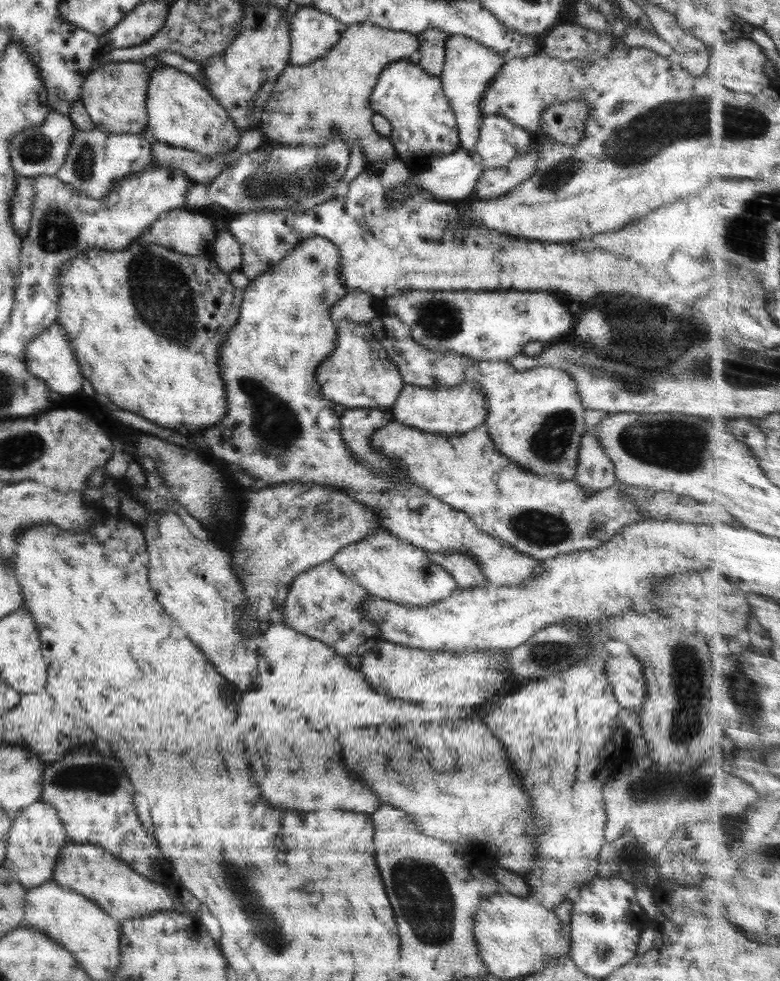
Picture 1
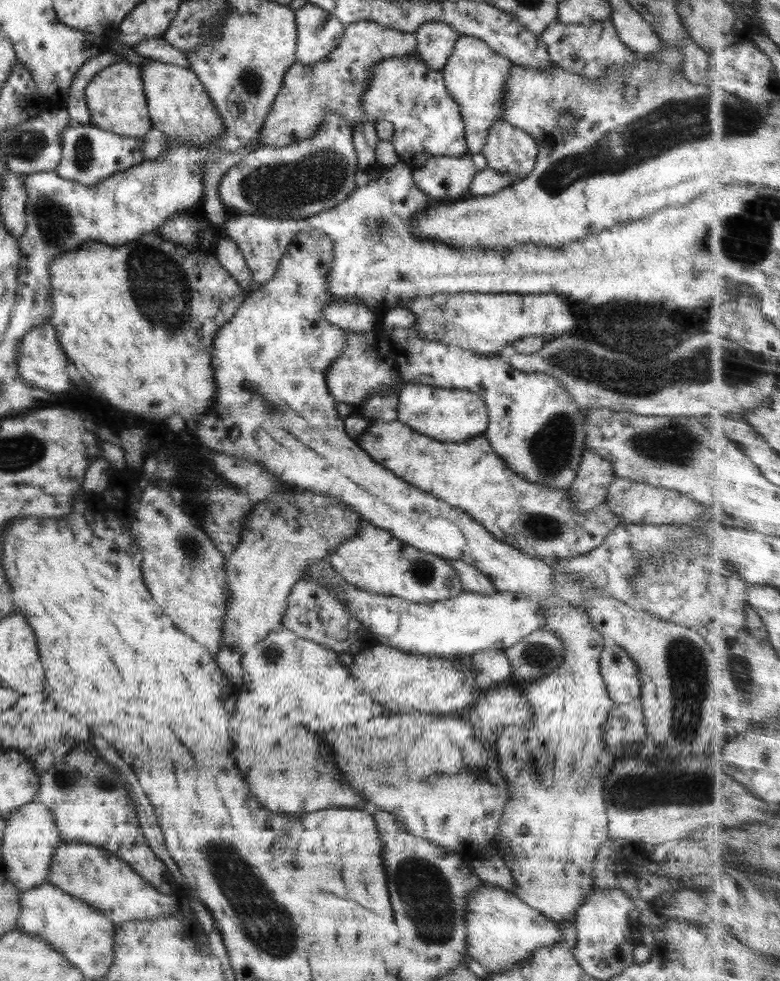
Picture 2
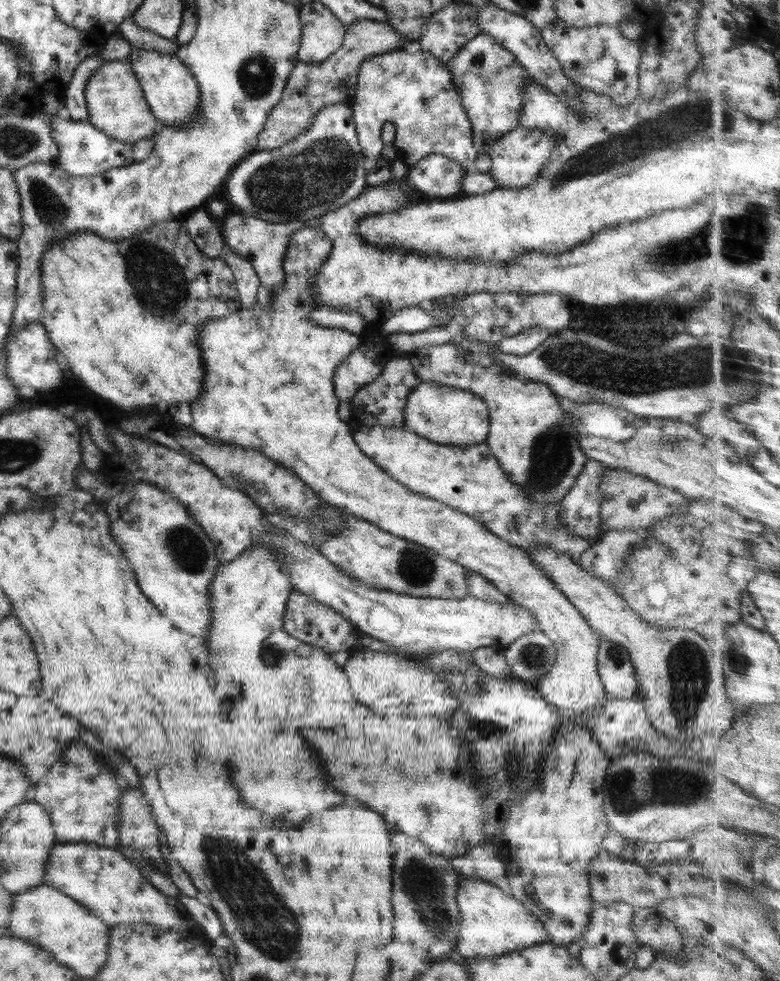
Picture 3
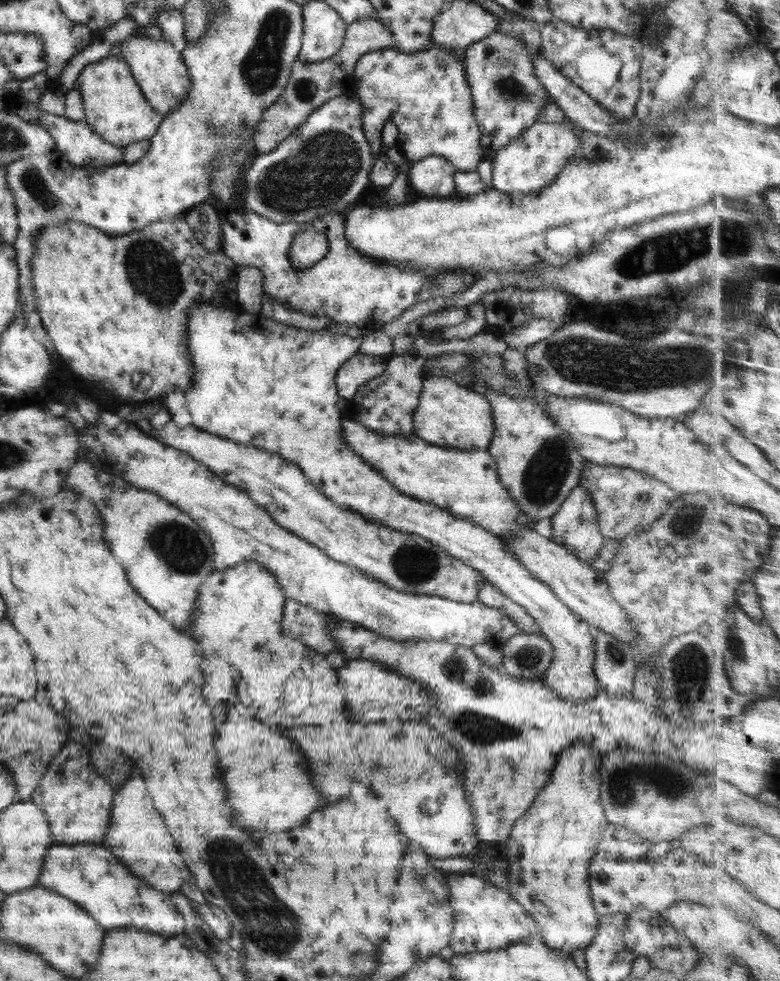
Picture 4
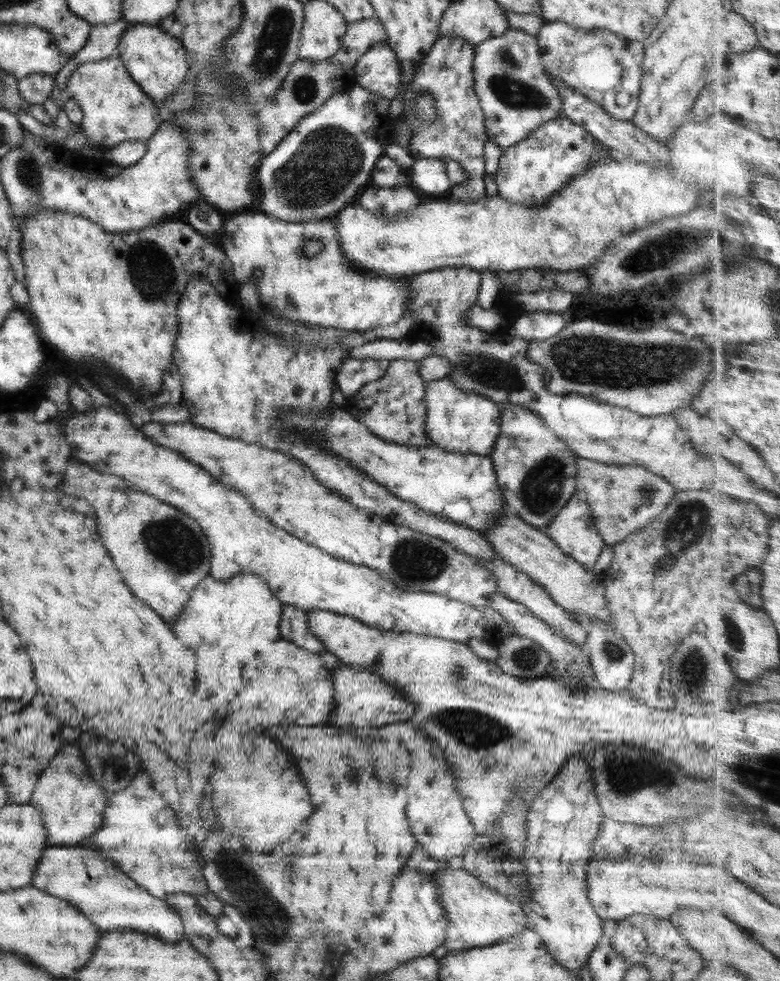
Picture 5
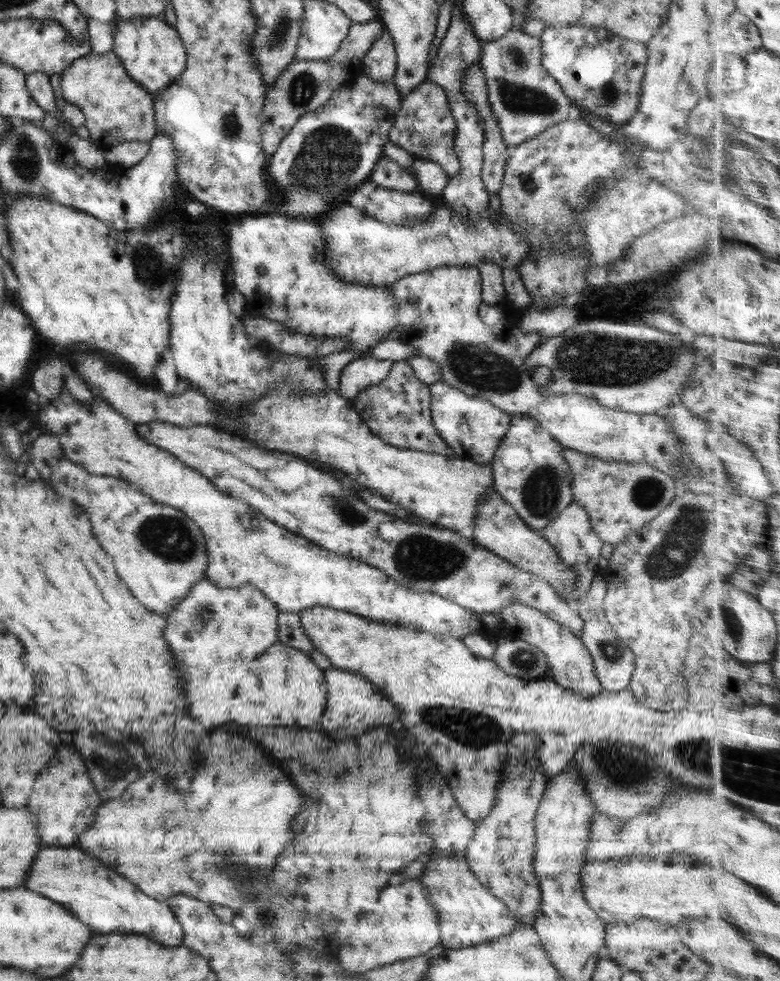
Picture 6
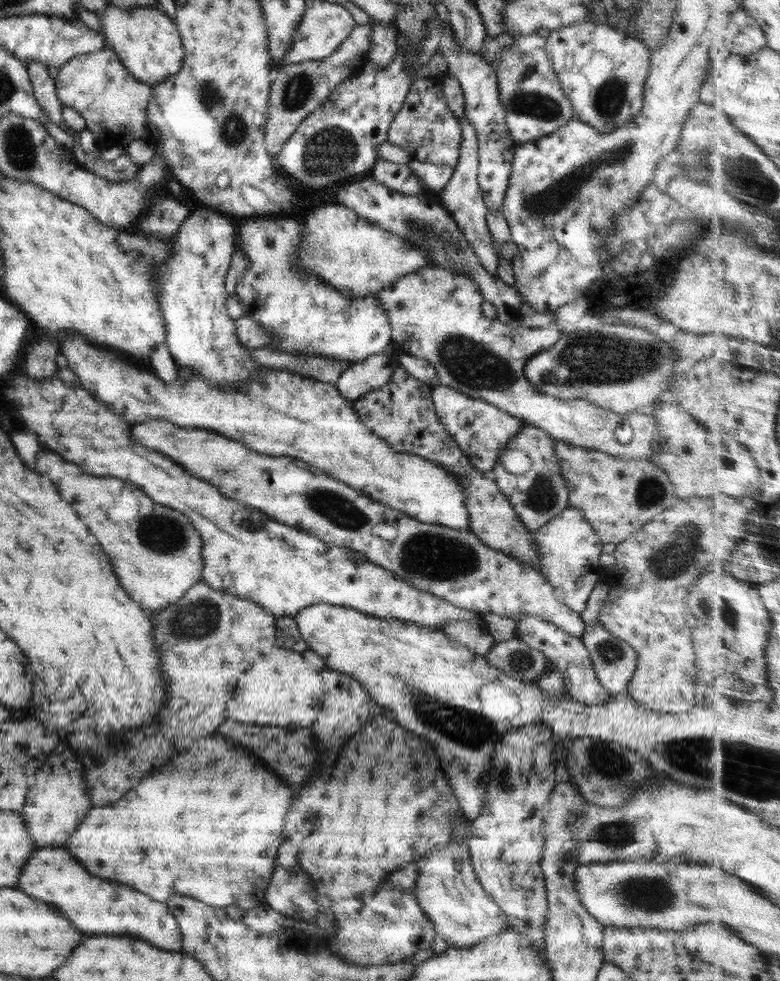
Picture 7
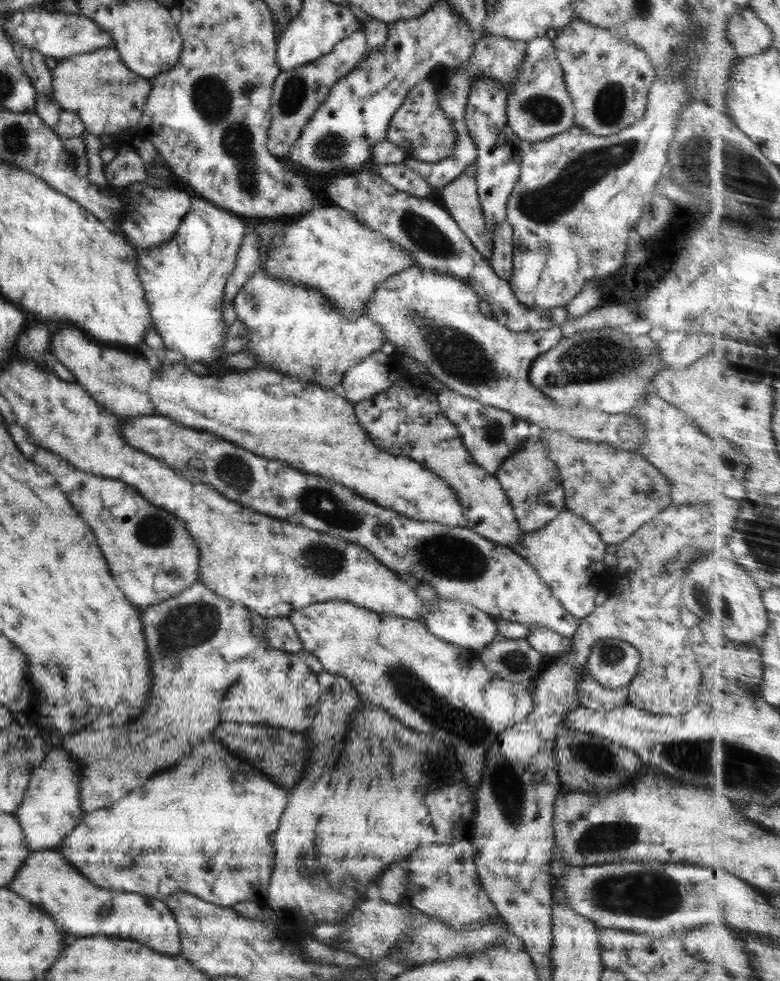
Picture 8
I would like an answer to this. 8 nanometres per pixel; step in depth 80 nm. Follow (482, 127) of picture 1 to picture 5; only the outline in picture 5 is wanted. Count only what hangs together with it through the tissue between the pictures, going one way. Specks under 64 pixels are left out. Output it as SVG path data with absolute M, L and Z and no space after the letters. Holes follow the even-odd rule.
M561 116L551 122L539 124L523 140L502 149L501 156L498 156L494 174L498 196L511 204L538 207L553 194L561 192L561 188L565 188L575 175L600 163L607 155L606 148L585 129L567 118Z

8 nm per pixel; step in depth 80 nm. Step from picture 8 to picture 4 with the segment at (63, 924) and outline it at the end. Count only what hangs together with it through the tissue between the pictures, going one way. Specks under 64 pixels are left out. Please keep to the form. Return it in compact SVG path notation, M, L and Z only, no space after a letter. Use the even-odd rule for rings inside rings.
M83 844L48 848L37 885L74 902L105 931L117 927L138 927L139 930L166 937L183 932L184 920L167 894L156 891L138 876L132 875L105 847Z

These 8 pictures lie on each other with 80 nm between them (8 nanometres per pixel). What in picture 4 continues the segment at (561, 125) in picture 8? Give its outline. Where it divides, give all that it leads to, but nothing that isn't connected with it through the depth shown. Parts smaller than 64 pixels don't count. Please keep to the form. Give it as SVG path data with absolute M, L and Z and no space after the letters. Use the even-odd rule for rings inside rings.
M493 31L486 34L481 40L469 44L469 47L465 48L462 54L463 61L465 61L463 62L465 79L467 79L469 93L471 93L473 117L475 117L477 127L480 129L481 150L483 152L485 150L496 151L509 141L516 139L525 128L531 128L535 122L539 122L537 121L539 112L545 108L547 101L553 100L548 96L545 87L537 81L531 57L518 38Z

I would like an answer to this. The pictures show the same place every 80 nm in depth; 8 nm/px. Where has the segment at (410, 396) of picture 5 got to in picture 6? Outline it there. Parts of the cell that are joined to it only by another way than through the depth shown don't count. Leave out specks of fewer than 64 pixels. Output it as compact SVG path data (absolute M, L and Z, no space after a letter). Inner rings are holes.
M395 361L379 384L360 390L355 398L348 400L348 406L357 412L359 418L377 438L389 445L453 457L452 450L433 426L428 386L415 378L406 361Z

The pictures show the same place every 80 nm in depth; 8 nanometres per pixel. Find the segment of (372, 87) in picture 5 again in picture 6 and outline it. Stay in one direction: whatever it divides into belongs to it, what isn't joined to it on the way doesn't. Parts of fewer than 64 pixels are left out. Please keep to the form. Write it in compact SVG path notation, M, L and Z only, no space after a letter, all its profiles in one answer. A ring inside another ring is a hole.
M383 27L382 33L373 41L361 60L362 72L373 81L385 81L394 76L395 64L395 48L388 30Z

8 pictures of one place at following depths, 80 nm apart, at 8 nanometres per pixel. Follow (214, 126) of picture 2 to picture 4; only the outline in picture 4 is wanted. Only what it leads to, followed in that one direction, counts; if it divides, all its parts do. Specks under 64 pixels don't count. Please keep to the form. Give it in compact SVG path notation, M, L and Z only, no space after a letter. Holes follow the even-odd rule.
M140 32L121 42L119 59L127 66L147 104L159 115L163 113L167 116L167 112L171 113L189 91L189 74L181 52L177 52L164 38L149 40L144 32Z

